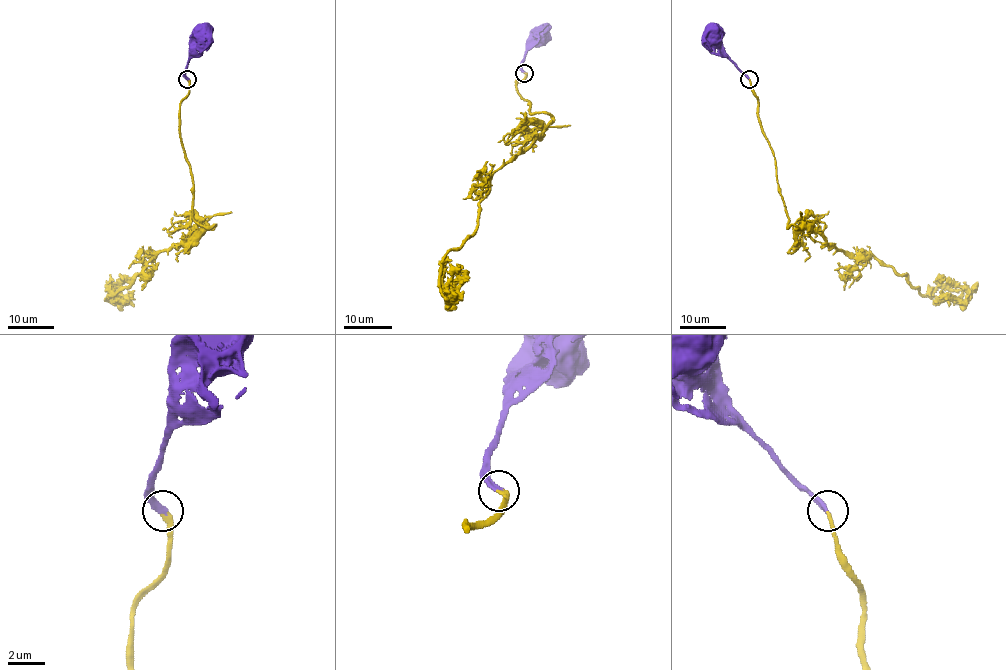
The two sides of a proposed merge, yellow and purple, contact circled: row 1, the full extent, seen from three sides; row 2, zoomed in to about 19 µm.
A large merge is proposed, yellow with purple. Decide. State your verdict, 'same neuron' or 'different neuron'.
same neuron

